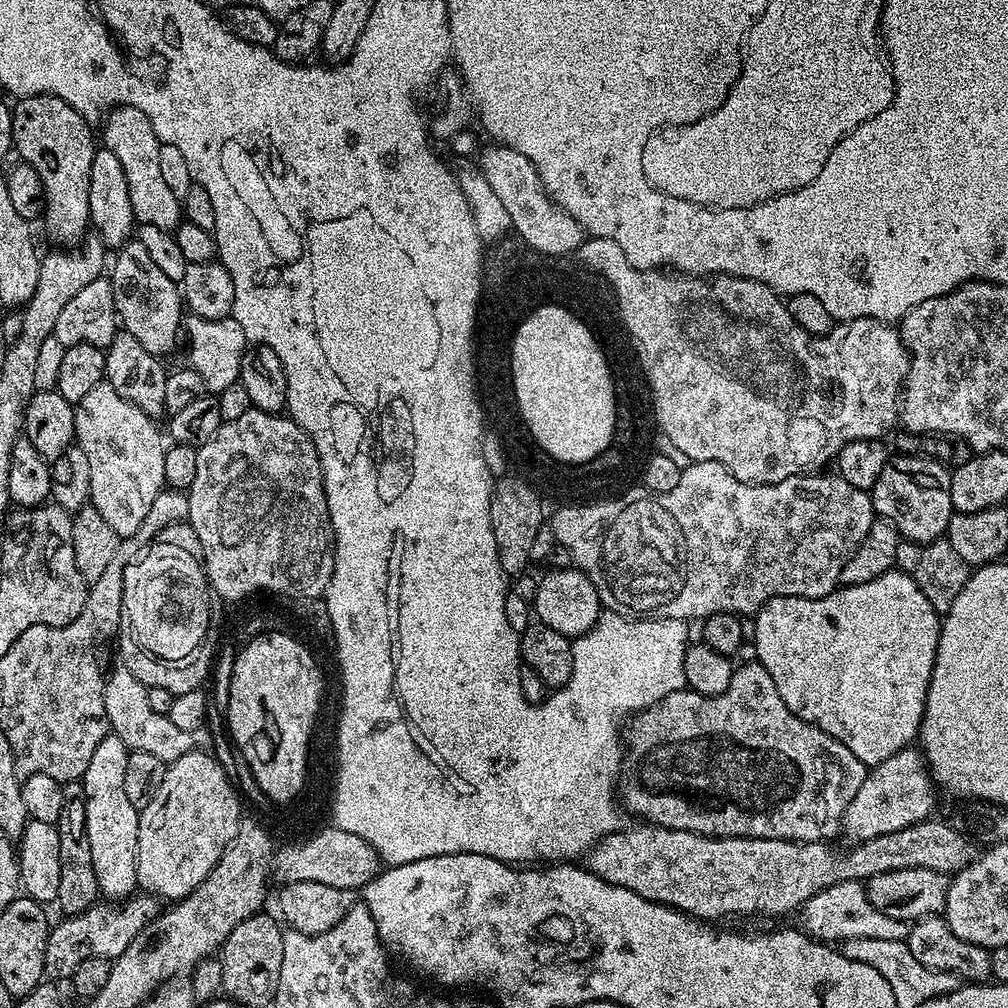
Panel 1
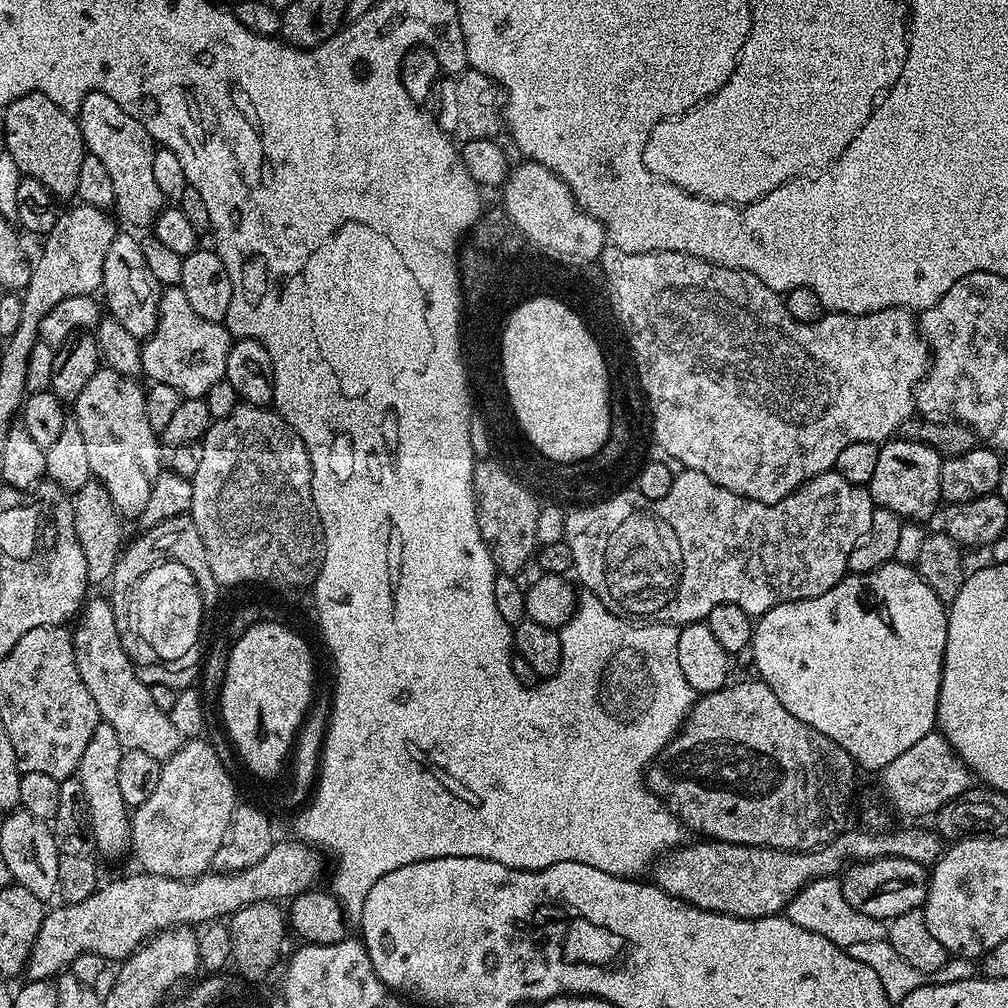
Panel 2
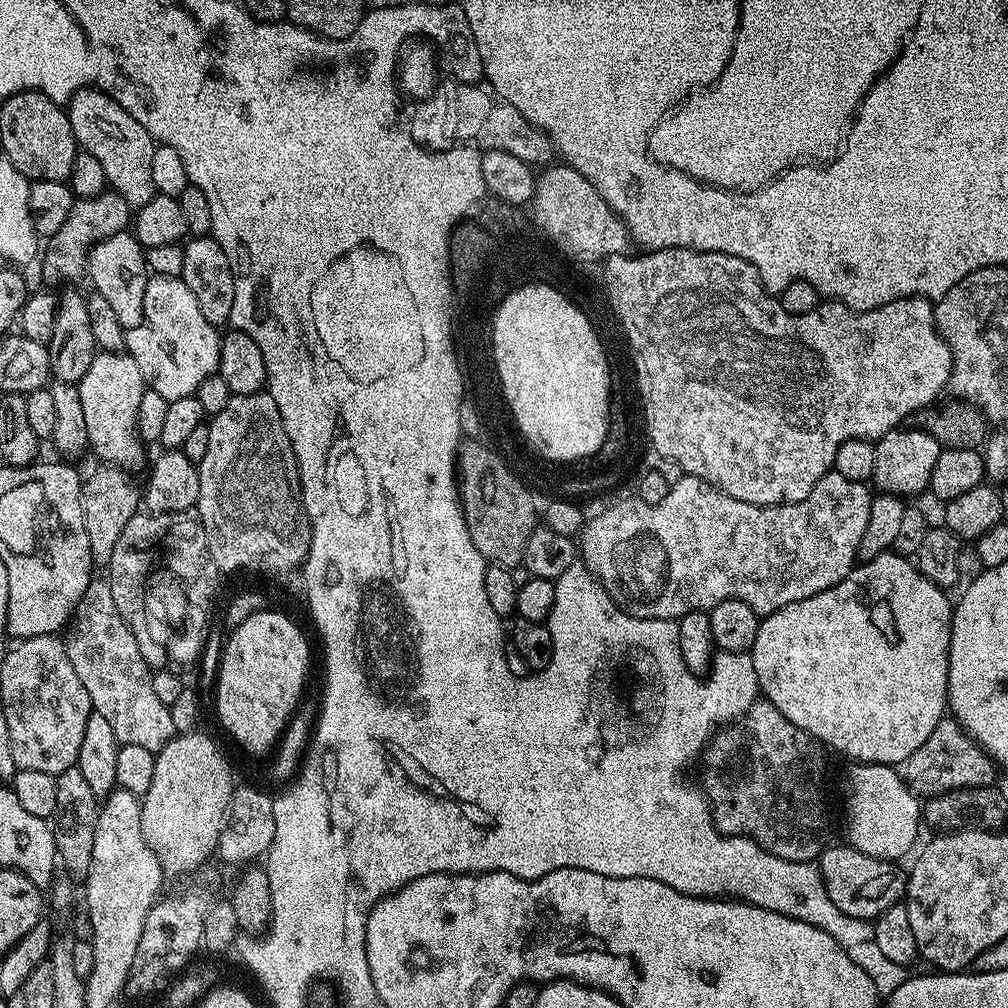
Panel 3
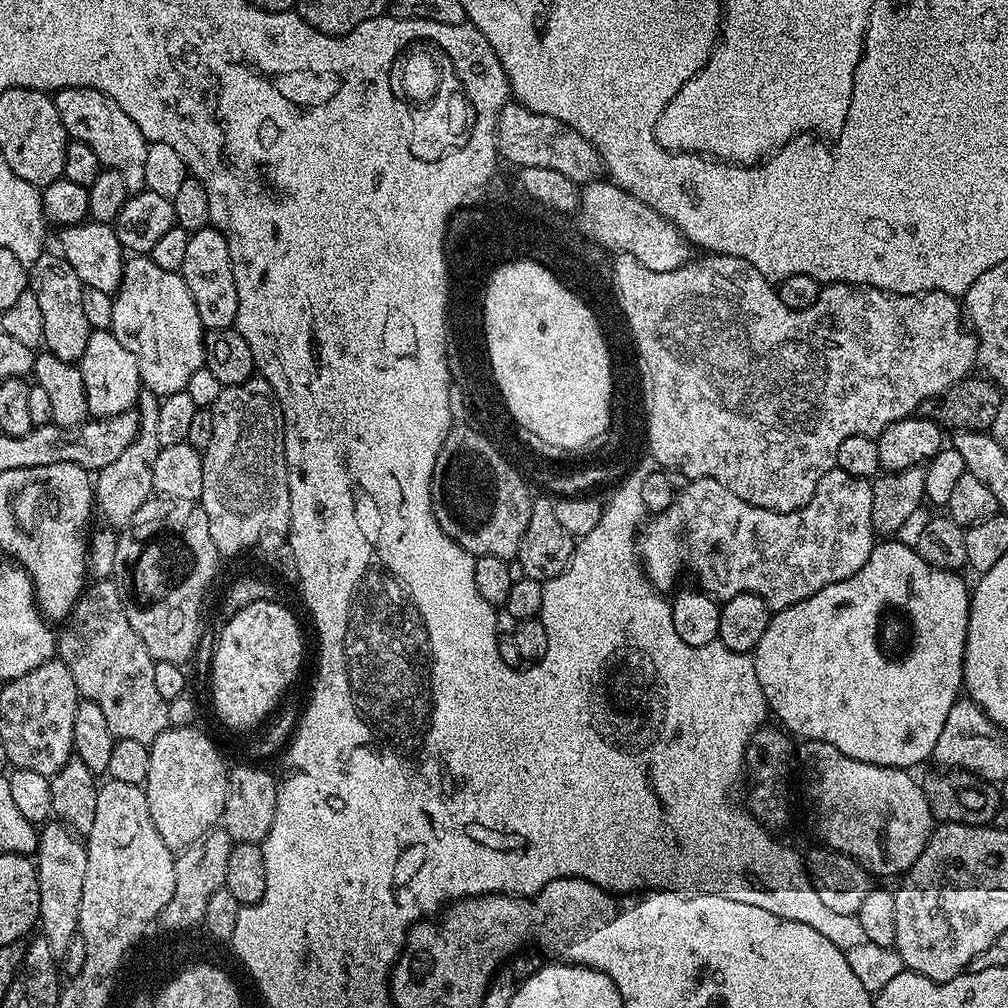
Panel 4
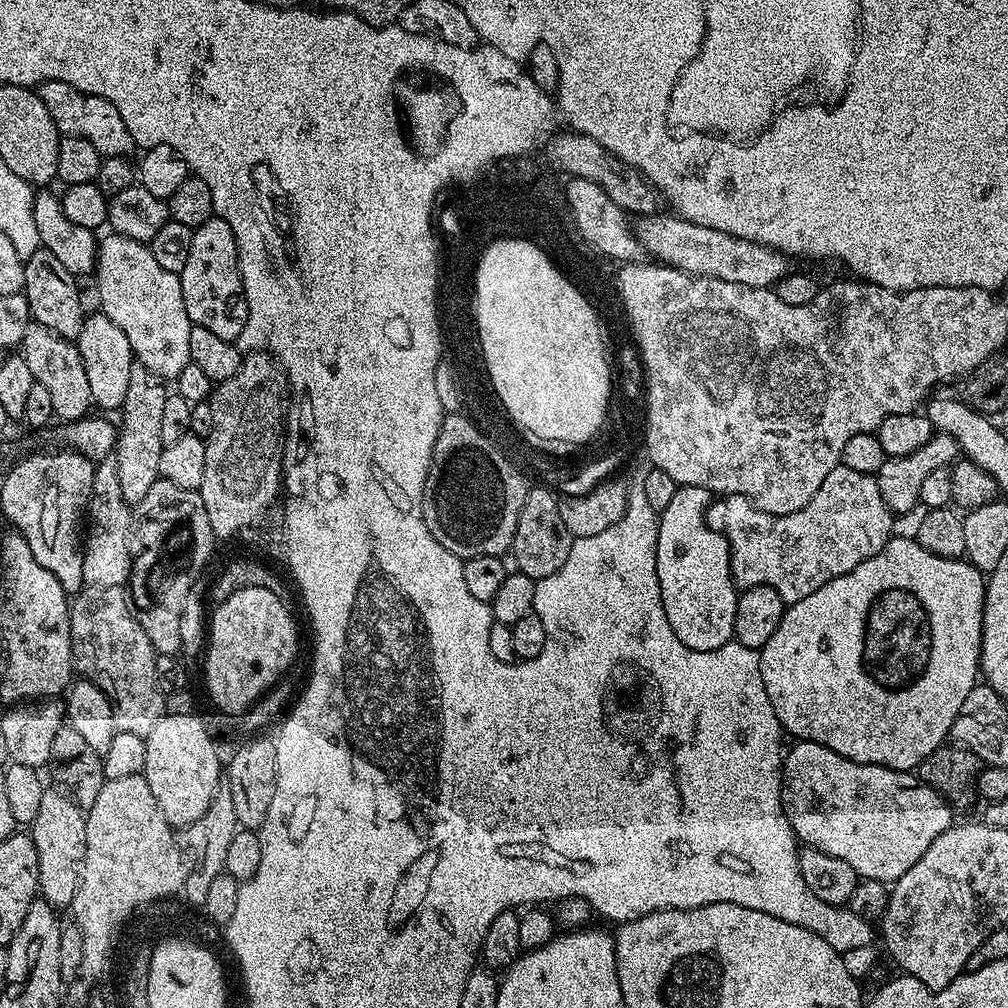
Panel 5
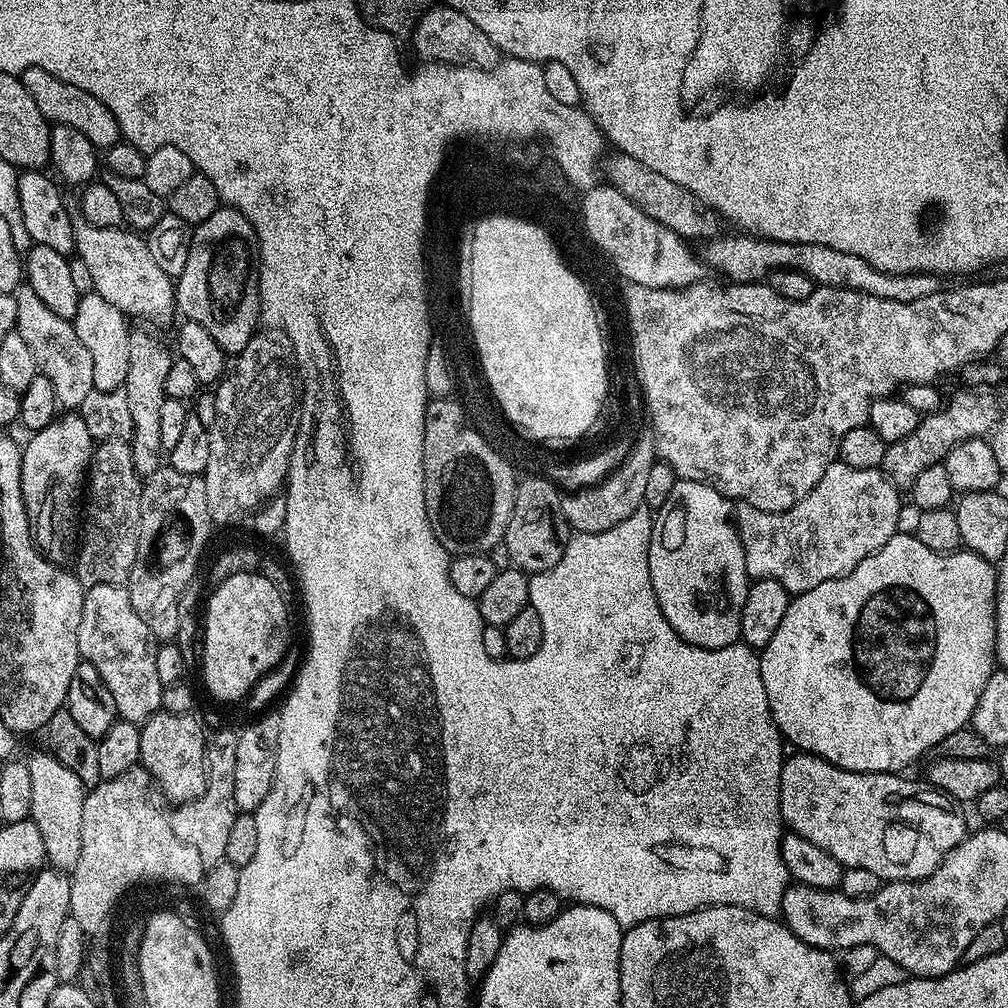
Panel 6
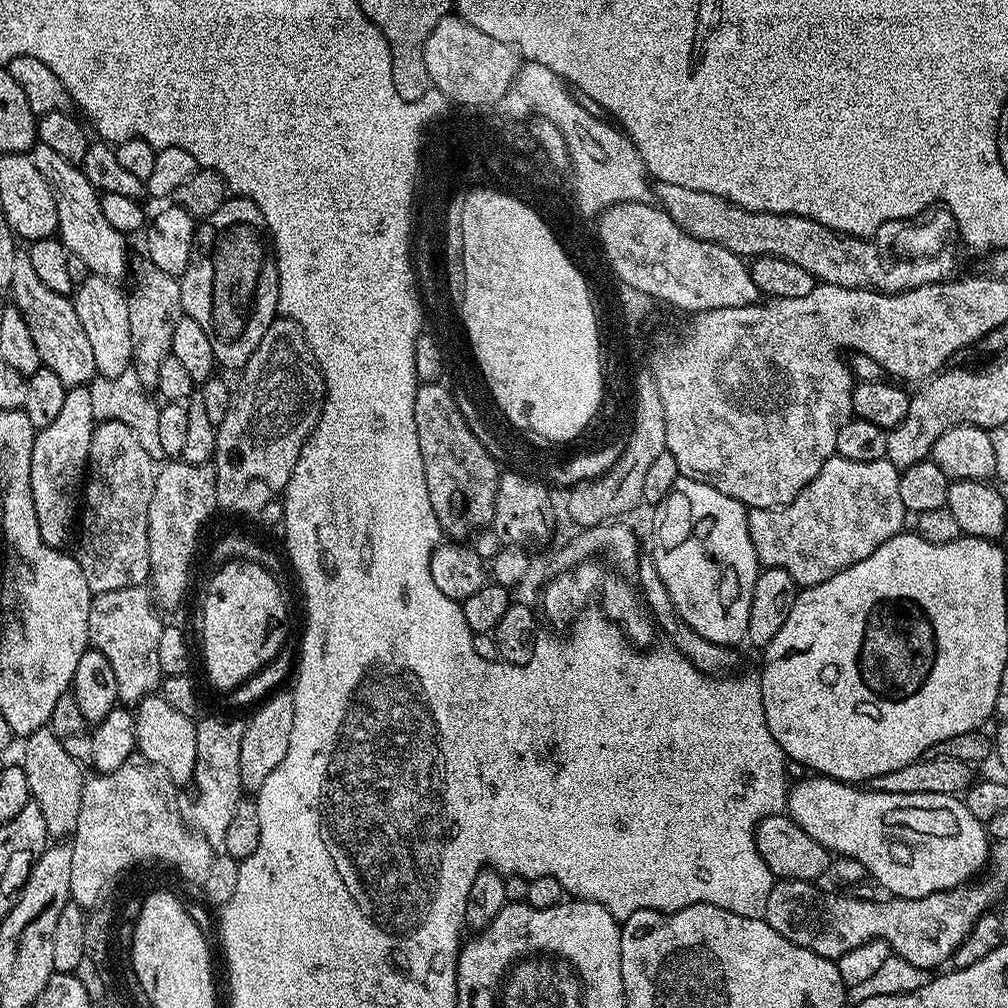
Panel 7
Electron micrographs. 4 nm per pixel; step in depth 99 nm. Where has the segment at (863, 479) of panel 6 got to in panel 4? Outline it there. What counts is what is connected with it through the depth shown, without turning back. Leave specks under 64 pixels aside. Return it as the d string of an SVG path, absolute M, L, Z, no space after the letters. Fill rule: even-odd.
M831 468L818 482L814 490L814 498L793 512L775 512L769 508L759 508L734 494L734 490L726 490L722 482L714 482L714 478L698 478L689 480L677 491L672 501L668 524L672 528L656 528L653 532L645 531L638 547L643 559L652 564L664 564L664 568L656 568L650 572L651 579L657 585L672 584L676 580L675 572L680 568L680 532L676 528L684 527L684 536L688 539L688 548L696 552L692 556L692 564L696 572L704 580L712 580L706 585L713 597L726 601L734 594L753 592L767 602L773 613L783 608L794 606L810 594L818 594L826 586L834 582L842 582L842 578L850 578L862 566L866 566L866 558L870 558L874 547L874 533L870 518L870 498L872 485L868 480L846 474L842 469ZM844 524L848 524L848 544L844 544ZM848 548L848 560L840 560L840 552Z

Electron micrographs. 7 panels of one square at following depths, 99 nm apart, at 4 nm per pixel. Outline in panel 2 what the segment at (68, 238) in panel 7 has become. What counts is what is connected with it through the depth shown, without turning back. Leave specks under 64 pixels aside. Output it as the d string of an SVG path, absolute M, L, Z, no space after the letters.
M168 286L163 289L160 300L160 312L157 314L157 326L150 337L143 341L140 353L142 362L140 367L143 375L149 376L149 381L166 386L174 386L174 390L180 392L184 398L203 398L214 386L214 382L224 379L226 370L226 358L228 351L234 343L224 324L215 324L206 322L206 318L194 314L194 309L190 307L190 301L187 300L186 294L179 286Z

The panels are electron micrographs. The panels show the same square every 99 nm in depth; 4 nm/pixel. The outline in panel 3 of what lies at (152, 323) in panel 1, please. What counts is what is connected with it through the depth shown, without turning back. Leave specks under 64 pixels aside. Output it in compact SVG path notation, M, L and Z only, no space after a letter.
M125 230L100 241L91 249L88 258L87 279L92 279L92 288L114 309L118 322L122 322L125 331L133 329L144 317L145 286L147 284L147 264L144 260L144 248L131 231Z

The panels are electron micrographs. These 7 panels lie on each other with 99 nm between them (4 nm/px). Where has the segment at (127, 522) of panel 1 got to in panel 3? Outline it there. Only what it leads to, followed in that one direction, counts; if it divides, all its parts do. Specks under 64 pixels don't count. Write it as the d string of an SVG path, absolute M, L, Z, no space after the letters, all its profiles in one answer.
M97 351L94 362L90 362L90 370L81 378L78 385L82 398L82 411L86 417L86 434L88 435L88 447L94 453L101 456L103 463L125 470L132 468L143 469L145 441L141 440L136 432L138 422L138 406L142 403L142 394L146 390L142 370L138 370L138 362L124 352L101 352Z

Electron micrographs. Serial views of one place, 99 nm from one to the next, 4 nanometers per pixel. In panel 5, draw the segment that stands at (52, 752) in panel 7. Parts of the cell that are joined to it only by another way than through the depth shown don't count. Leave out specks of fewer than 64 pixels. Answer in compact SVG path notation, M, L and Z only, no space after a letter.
M45 790L42 794L42 803L30 826L30 835L38 850L39 895L53 908L68 910L72 907L74 894L78 894L82 862L86 858L86 822L85 813L71 795L60 792Z

